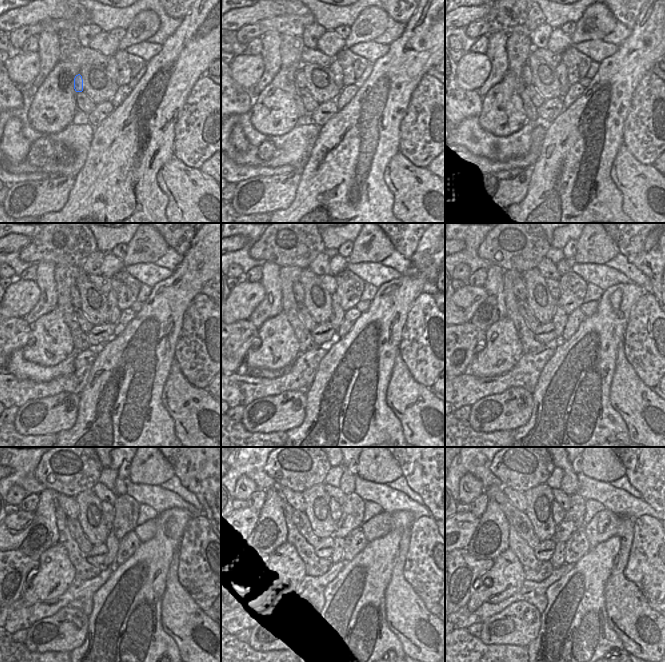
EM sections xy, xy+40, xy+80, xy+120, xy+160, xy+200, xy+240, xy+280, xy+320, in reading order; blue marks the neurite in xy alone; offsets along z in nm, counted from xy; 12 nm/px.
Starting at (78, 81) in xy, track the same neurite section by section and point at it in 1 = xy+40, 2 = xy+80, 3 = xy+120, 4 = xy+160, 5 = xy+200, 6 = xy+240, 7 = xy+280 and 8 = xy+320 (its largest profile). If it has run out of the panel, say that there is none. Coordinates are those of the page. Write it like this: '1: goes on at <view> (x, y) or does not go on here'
1: goes on at xy+40 (300, 80)
2: goes on at xy+80 (525, 74)
3: goes on at xy+120 (74, 292)
4: goes on at xy+160 (297, 288)
5: goes on at xy+200 (520, 291)
6: goes on at xy+240 (69, 505)
7: goes on at xy+280 (295, 499)
8: goes on at xy+320 (519, 498)

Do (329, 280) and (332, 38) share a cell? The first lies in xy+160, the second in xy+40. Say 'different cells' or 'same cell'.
different cells

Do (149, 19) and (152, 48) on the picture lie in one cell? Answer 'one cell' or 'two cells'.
two cells

